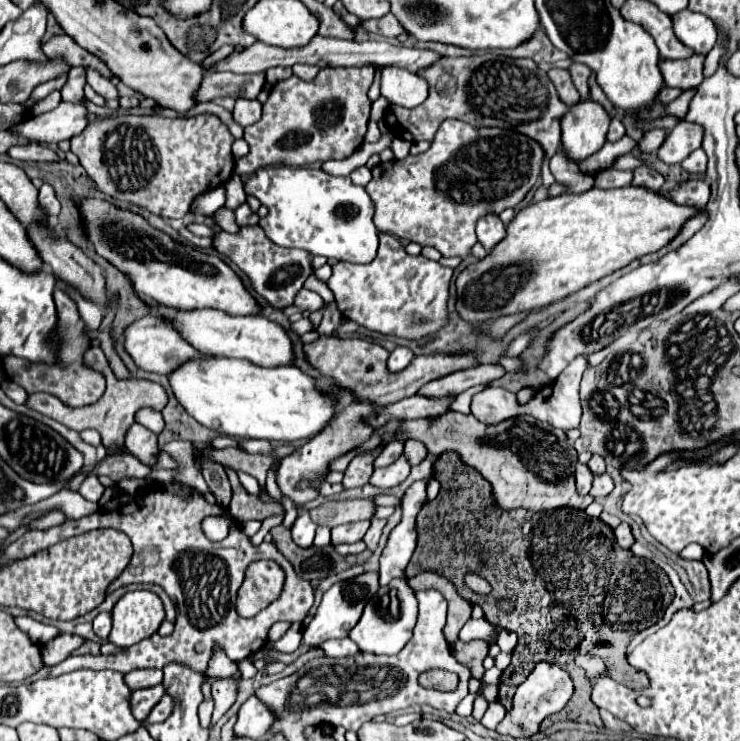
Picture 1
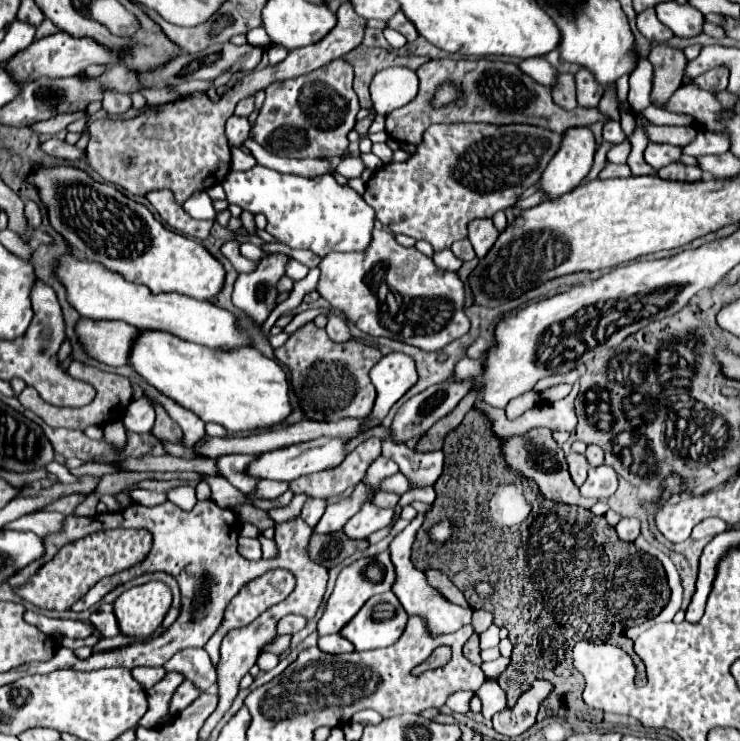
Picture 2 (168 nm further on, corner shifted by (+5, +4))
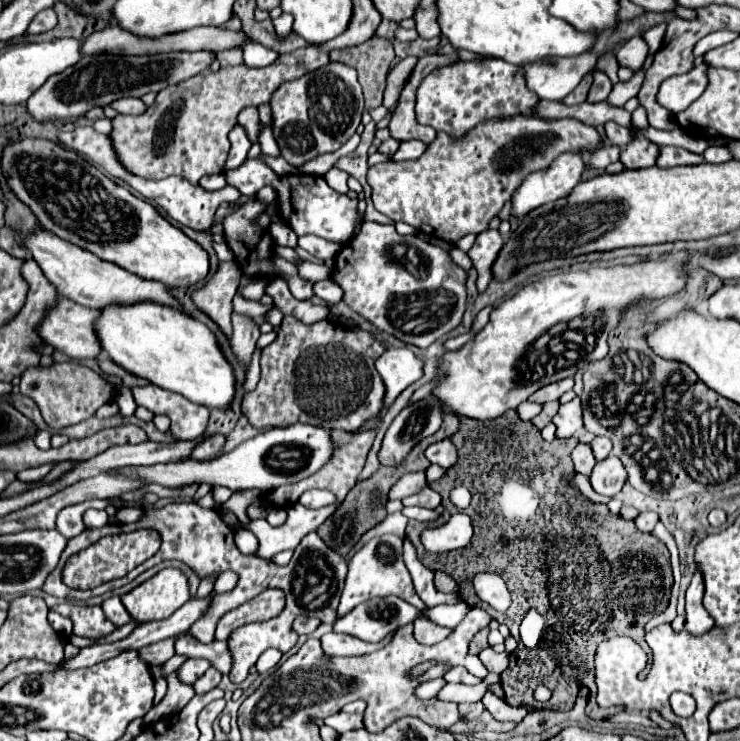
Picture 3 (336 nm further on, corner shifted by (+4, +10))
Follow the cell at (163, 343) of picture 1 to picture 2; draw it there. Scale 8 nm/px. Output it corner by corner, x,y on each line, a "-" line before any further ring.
79,318
75,334
89,358
107,366
125,366
129,364
129,350
137,336
137,328
117,320

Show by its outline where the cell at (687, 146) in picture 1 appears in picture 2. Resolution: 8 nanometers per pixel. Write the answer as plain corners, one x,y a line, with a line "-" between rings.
649,144
647,146
647,150
645,150
645,162
657,172
659,168
663,168
663,166
667,166
667,164
671,164
671,162
675,162
679,156
681,156
681,148
677,148
677,146
671,146
671,144

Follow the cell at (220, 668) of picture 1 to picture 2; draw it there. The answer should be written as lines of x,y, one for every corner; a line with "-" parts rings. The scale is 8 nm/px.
271,570
269,574
263,574
261,578
249,582
249,584
229,602
229,606
227,606
227,610
225,610
225,616
223,616
223,622
221,622
219,630
217,630
217,632
209,638
209,642
205,644
205,650
207,650
207,654
211,656
211,662
213,662
213,664
219,662
221,640
225,638
225,634
227,634
229,630
251,624
251,622
253,622
257,616
261,616
265,610
269,610
271,606
283,602
283,600
291,594
293,586
295,586
295,578
293,578
293,574
289,574
287,570

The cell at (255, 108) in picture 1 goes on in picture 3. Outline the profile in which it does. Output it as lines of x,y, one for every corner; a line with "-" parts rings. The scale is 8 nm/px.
236,124
236,126
232,128
232,132
228,134
228,138
230,138
232,148
230,148
230,154
228,154
228,160
226,160
226,170
238,168
238,166
246,160
248,150
250,150
250,146
252,146
252,142
250,142
244,126
240,126
240,124

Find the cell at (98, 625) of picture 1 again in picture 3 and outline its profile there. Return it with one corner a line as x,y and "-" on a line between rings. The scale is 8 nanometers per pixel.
118,596
106,598
106,600
102,602
102,610
104,610
106,618
108,618
114,626
124,626
124,624
128,624
128,622
132,620
130,614
126,612
126,608
122,606
122,602
120,602

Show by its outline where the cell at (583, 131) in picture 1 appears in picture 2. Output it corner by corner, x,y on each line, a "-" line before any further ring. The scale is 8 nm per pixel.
571,128
565,132
561,150
551,158
539,178
543,200
555,200
577,188
593,164
595,136
589,128

